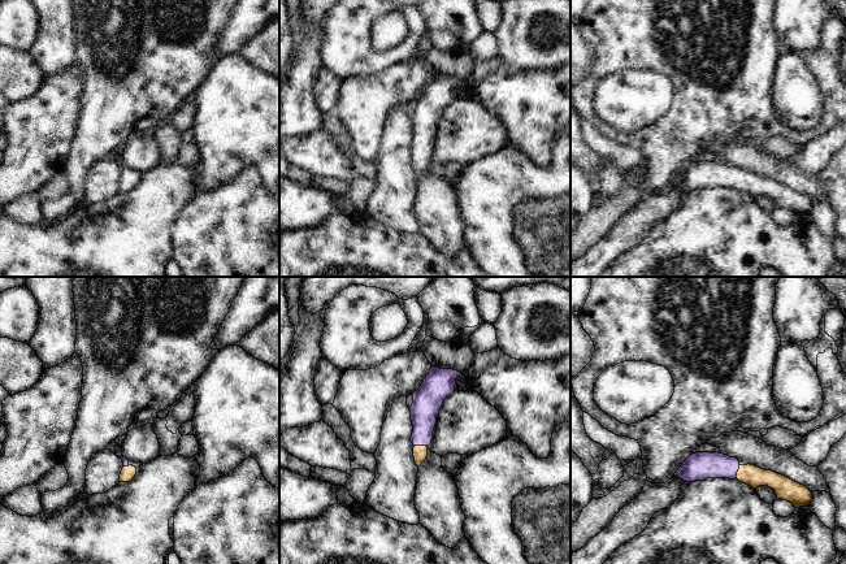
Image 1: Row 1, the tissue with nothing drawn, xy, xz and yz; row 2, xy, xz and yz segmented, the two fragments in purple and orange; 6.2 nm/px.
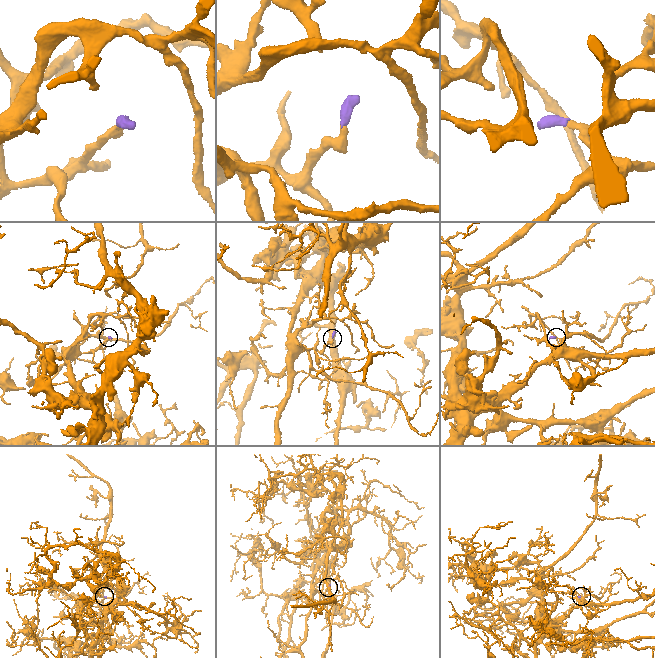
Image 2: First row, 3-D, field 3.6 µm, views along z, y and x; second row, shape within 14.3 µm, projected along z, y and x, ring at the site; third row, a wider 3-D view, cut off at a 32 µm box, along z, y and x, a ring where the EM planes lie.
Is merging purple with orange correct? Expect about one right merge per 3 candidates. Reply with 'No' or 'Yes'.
Yes

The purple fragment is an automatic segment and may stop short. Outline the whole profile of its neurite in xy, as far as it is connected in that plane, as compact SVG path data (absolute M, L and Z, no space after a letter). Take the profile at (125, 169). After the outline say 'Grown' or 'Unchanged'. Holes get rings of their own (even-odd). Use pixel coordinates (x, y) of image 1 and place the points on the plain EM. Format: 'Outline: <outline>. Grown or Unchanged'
Outline: M122 166L122 170L123 177L120 183L120 191L130 191L136 183L136 177L130 174L126 166Z. Grown

